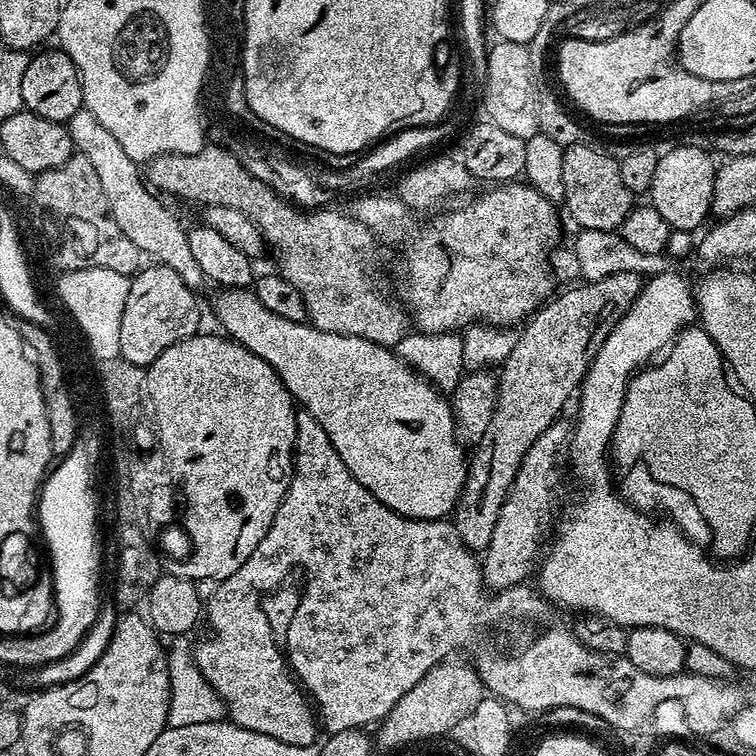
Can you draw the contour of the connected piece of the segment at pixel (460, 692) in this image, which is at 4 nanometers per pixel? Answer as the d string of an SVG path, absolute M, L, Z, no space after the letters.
M449 658L443 664L436 664L422 678L422 682L418 682L418 686L414 686L414 690L410 690L402 696L399 702L394 706L394 710L390 710L390 714L379 721L380 740L378 736L378 744L384 748L400 748L403 744L412 744L415 740L422 742L431 741L433 738L444 738L448 735L455 724L460 724L471 717L473 710L478 706L480 700L485 699L486 689L484 681L480 679L480 675L476 673L475 667L471 663L463 664L457 658Z

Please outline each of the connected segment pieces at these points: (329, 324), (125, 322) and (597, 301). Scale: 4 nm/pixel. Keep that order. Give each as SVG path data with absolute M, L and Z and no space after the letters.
M205 146L194 154L162 154L147 161L146 180L157 193L165 197L177 196L180 200L193 200L199 206L230 206L230 210L242 210L256 223L265 245L276 251L278 271L306 302L308 320L312 327L326 330L330 334L357 336L380 344L383 348L395 349L396 343L410 331L410 316L399 303L395 304L382 289L376 288L380 280L376 277L376 244L373 233L365 224L348 216L347 211L335 212L332 206L301 210L289 202L270 185L251 173L240 161L235 151Z
M155 262L149 265L149 268L148 265L141 267L140 271L131 277L130 294L126 294L126 310L122 310L122 330L118 333L119 359L133 364L132 368L136 370L147 369L148 365L158 358L158 354L162 354L162 350L197 335L201 331L200 308L196 305L197 293L194 289L186 286L186 282L182 282L182 278L178 278L178 274L170 270L170 266Z
M620 272L576 285L577 288L568 288L561 296L553 295L523 325L524 333L521 331L517 335L514 350L510 350L510 354L499 369L496 409L490 418L490 426L486 426L486 434L482 434L480 443L475 445L473 452L476 453L473 456L471 453L468 477L454 509L458 538L462 538L467 548L473 550L487 548L491 536L494 535L494 522L498 522L498 514L502 514L502 506L506 502L526 450L534 446L534 442L551 424L557 423L559 416L556 415L563 410L564 403L571 396L573 399L577 395L580 383L584 381L584 375L588 373L588 367L596 357L596 351L602 346L602 342L606 342L610 330L620 321L622 314L626 314L634 298L638 298L642 287L642 276L634 272Z

